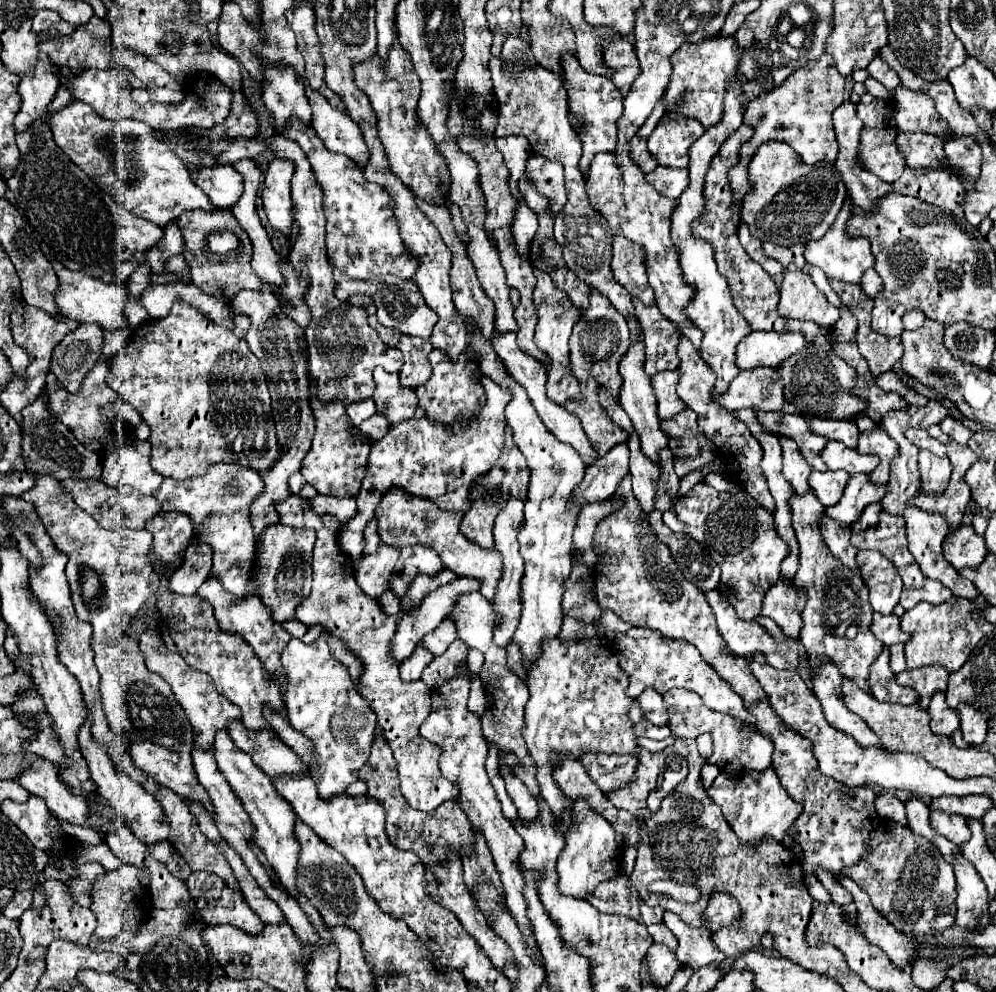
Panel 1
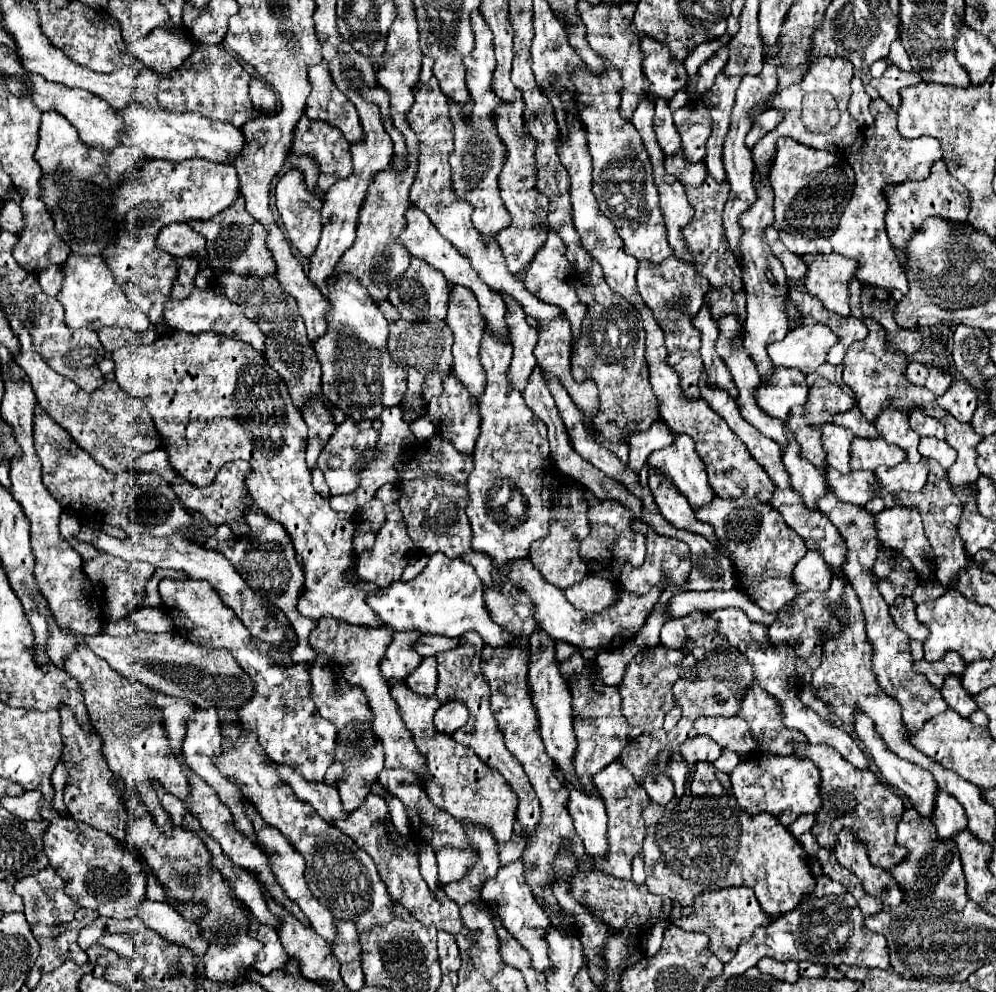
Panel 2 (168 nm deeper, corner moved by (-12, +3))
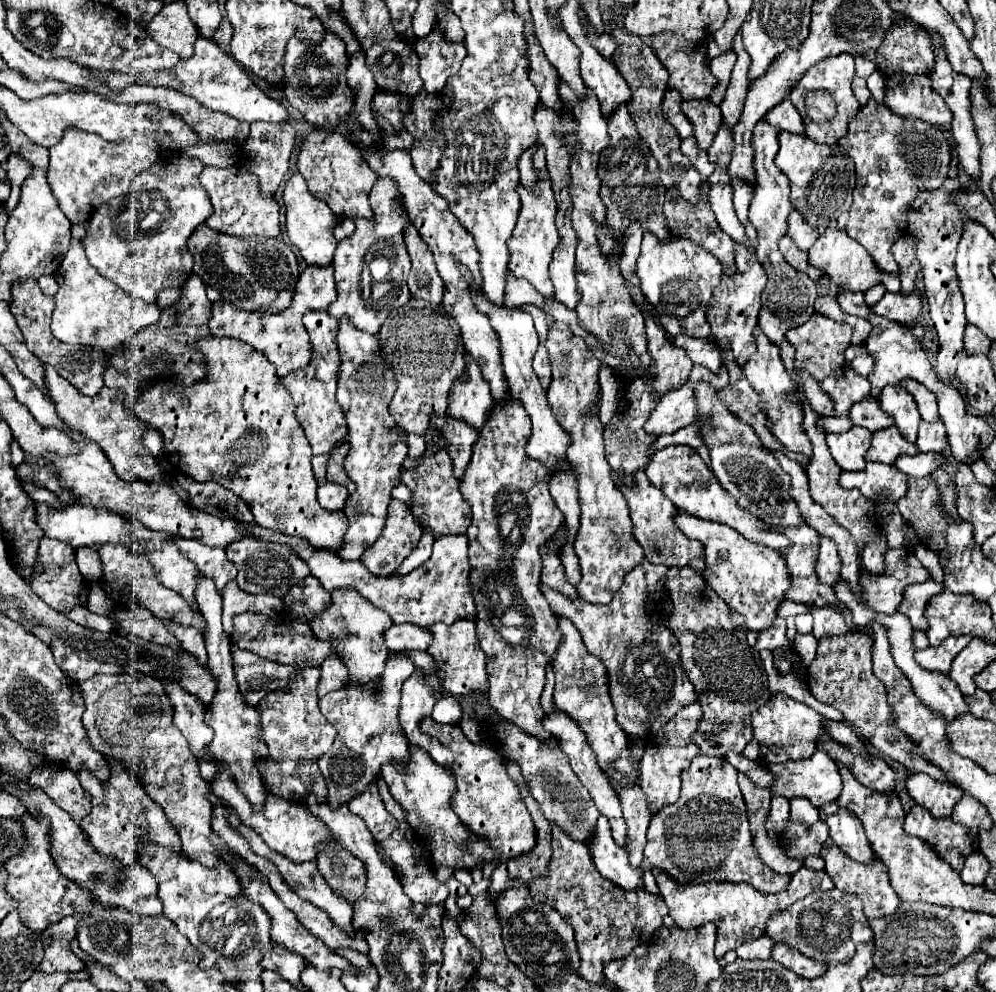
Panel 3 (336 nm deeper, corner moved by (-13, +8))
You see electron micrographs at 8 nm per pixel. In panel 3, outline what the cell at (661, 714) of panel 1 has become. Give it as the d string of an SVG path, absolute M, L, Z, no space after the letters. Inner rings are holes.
M698 702L682 708L674 720L670 720L664 728L664 736L656 740L652 754L644 754L640 760L640 788L646 794L646 802L656 814L668 804L674 804L680 796L680 774L690 766L690 762L700 754L698 746L692 742L692 734L698 730L698 724L702 720L702 706Z

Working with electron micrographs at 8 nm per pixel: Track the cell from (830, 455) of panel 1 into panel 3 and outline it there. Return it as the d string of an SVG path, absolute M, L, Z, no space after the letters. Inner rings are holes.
M890 426L886 430L878 430L872 436L872 446L866 452L868 462L882 462L882 464L892 464L898 456L902 454L916 454L918 446L902 438L900 430L896 426Z

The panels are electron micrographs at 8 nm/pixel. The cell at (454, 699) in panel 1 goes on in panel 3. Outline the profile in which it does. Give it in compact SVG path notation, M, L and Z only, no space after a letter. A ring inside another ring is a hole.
M444 696L442 700L436 702L434 712L432 712L432 720L434 722L440 722L440 724L458 724L460 718L462 718L462 708L460 708L456 698Z

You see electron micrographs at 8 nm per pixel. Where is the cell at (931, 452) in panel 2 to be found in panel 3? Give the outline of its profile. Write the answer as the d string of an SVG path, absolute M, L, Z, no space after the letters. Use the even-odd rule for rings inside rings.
M920 422L920 430L918 430L918 440L916 440L920 452L944 452L948 438L946 438L946 430L944 424L938 422Z

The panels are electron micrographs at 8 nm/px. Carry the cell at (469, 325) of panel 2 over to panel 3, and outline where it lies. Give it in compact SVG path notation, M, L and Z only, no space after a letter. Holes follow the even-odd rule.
M466 354L464 374L456 378L448 394L446 414L450 418L468 422L476 430L482 430L486 418L490 418L490 410L494 410L494 398L490 394L490 386L486 386L486 380L482 378L474 358Z

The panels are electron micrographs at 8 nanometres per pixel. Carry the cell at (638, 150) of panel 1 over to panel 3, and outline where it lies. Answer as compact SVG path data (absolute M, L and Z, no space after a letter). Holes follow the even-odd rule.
M668 90L662 104L664 118L678 130L680 138L688 138L692 136L692 126L690 126L690 120L682 114L680 104L682 104L682 96L678 94L678 90Z

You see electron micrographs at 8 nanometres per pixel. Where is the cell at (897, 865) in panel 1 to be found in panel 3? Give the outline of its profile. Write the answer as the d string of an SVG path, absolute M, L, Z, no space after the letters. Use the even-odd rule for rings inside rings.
M918 804L906 814L904 832L930 842L938 850L938 856L958 872L974 850L974 846L970 846L970 834L966 834L964 826L958 826L952 818L934 818Z

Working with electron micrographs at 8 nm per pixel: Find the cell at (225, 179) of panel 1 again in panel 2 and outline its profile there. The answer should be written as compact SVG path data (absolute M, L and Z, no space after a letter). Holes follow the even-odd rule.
M153 159L141 169L141 179L131 181L115 191L113 203L121 237L109 249L105 249L105 263L115 275L115 281L123 287L127 297L141 307L151 325L163 323L163 305L171 295L171 283L175 279L173 257L157 251L155 237L161 227L171 221L211 219L217 213L229 209L239 199L237 169L227 163L209 163L205 159L187 159L185 163L169 163Z

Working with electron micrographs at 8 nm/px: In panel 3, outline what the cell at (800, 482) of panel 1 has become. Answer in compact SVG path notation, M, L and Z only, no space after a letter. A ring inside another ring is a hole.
M844 368L838 374L832 374L830 378L822 380L820 386L832 398L834 412L836 412L836 416L820 418L820 426L824 428L826 433L848 431L850 426L853 426L849 418L850 406L854 402L860 402L860 400L870 396L870 382L868 382L868 378L860 376L852 368ZM830 428L834 428L834 431L829 432Z

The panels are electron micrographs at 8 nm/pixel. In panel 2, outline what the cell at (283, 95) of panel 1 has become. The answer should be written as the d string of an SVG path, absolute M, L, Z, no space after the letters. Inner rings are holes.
M303 115L297 123L297 127L293 129L293 153L301 155L311 155L319 167L321 167L321 175L319 175L319 183L317 183L317 189L319 191L327 191L335 181L347 177L351 171L353 171L353 165L351 165L351 145L349 141L341 135L341 131L337 131L337 127L329 127L329 123L321 123L321 121L313 121L309 119L307 115Z

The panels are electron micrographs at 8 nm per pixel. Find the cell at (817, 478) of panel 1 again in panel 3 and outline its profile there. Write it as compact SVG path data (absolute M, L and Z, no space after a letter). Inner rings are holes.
M868 462L862 472L842 472L840 484L844 488L858 488L874 504L896 504L908 490L908 476L894 466L882 466L880 462Z

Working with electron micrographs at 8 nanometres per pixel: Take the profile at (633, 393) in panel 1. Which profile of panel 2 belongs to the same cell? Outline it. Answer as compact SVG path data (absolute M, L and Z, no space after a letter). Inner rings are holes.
M673 433L673 443L649 455L649 465L667 473L667 479L679 489L691 507L707 505L713 499L713 489L707 481L705 465L701 463L693 439Z

